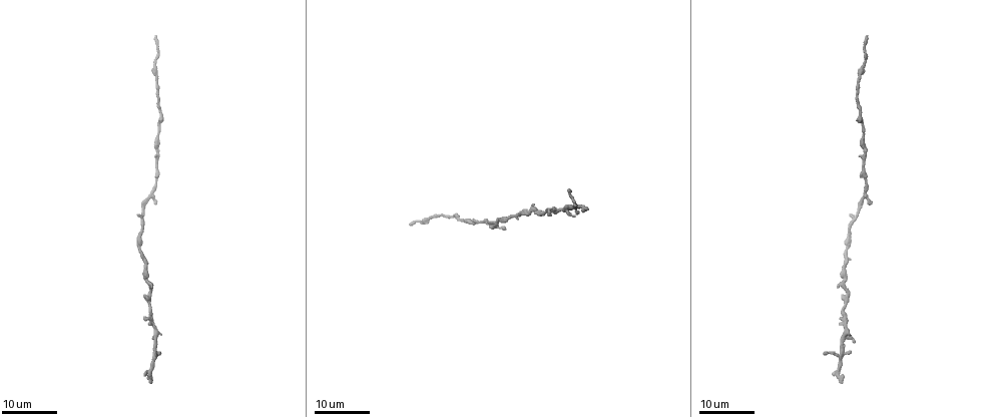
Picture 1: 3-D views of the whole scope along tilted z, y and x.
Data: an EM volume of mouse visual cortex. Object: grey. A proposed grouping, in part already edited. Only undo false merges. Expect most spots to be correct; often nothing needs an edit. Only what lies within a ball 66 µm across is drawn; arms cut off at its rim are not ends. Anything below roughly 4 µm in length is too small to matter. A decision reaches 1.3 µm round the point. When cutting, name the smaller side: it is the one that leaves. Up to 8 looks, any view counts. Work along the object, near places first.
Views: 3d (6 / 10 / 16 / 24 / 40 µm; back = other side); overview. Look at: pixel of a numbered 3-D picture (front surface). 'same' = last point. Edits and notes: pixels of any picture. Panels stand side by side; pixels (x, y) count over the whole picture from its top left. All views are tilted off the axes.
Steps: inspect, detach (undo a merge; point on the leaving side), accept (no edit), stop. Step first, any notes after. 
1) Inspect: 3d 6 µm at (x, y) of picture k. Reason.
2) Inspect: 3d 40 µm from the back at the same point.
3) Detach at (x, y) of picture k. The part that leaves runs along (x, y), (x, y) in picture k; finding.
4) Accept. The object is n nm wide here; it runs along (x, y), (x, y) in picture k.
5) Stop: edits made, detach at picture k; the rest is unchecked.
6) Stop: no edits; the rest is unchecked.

Inspect: 3d 16 µm at (154, 192) of picture 1. Side arm on a straight run.

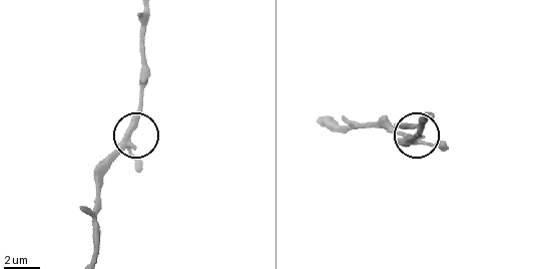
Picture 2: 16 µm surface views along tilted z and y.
Inspect: 3d 10 µm at (130, 130) of picture 2.

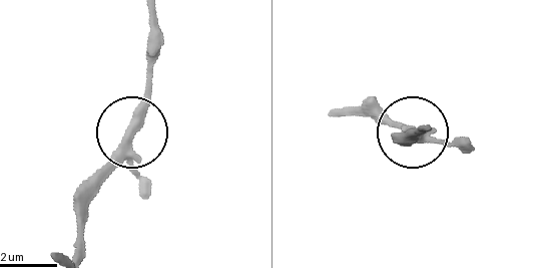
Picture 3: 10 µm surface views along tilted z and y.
Accept. The object is 290 nm wide here; all the same cell.

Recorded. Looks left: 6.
Inspect: 3d 16 µm at (496, 224) of picture 1. Thick turns thin.

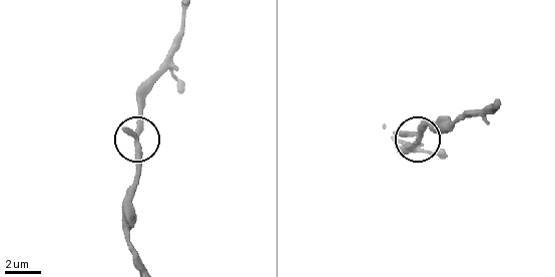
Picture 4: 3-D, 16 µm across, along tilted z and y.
Inspect: 3d 10 µm at (418, 135) of picture 4.

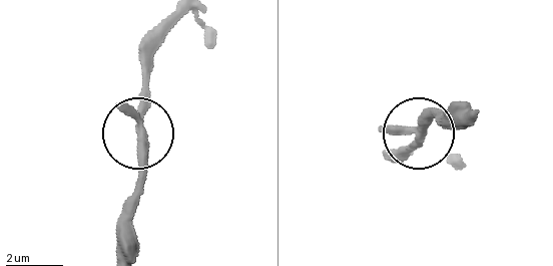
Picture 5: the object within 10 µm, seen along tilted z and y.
Inspect: 3d 6 µm at (421, 133) of picture 5. Closer look.

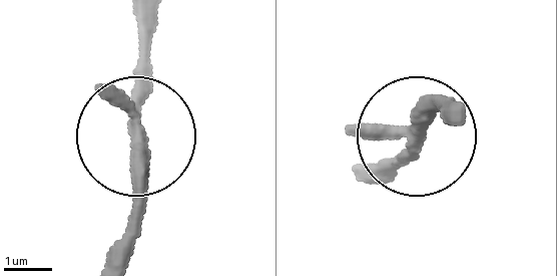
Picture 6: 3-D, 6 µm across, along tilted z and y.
Accept. The object is 240 nm wide here; it runs along (144, 61), (142, 234) in picture 6; one cell here.

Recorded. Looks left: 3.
Inspect: 3d 16 µm at (156, 138) of picture 1. Sudden change in width.

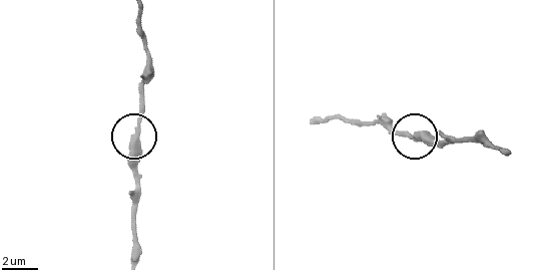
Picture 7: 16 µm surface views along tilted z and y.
Inspect: 3d 6 µm at (135, 140) of picture 7.

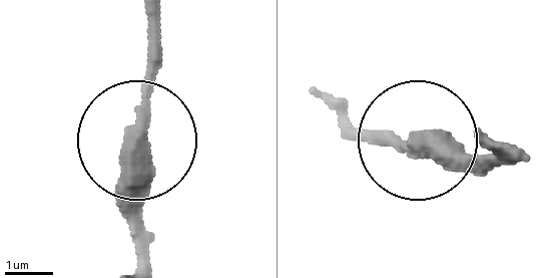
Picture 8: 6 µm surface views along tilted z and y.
Accept. The object is 400 nm wide here; it runs along (137, 261), (148, 21) in picture 8; one cell here.

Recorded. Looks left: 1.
Stop: no edits; the rest is unchecked.

